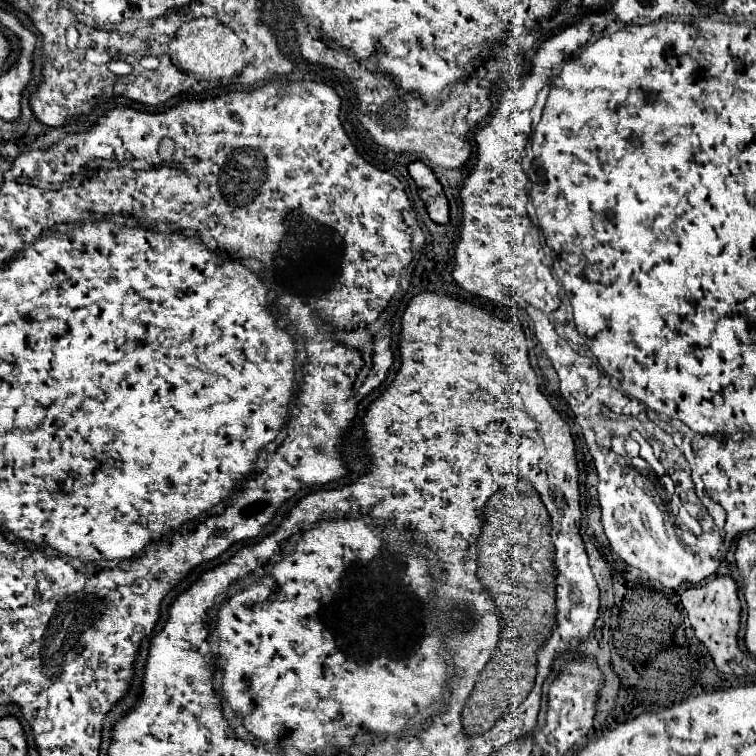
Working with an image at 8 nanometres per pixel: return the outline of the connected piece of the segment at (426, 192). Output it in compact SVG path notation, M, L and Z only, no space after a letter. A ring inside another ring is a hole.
M413 161L407 169L409 169L409 175L413 177L413 181L417 183L419 197L423 199L431 219L435 223L447 223L449 221L449 203L443 193L443 187L441 187L439 179L435 177L435 173L431 171L431 167L425 165L423 161Z

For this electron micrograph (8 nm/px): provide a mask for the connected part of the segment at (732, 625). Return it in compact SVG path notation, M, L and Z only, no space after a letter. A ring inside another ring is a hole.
M731 575L717 577L705 585L691 587L681 595L681 603L689 615L693 631L697 639L709 649L717 669L729 675L745 675L749 657L741 651L737 643L739 635L739 617L741 617L741 603L737 597L737 581Z

